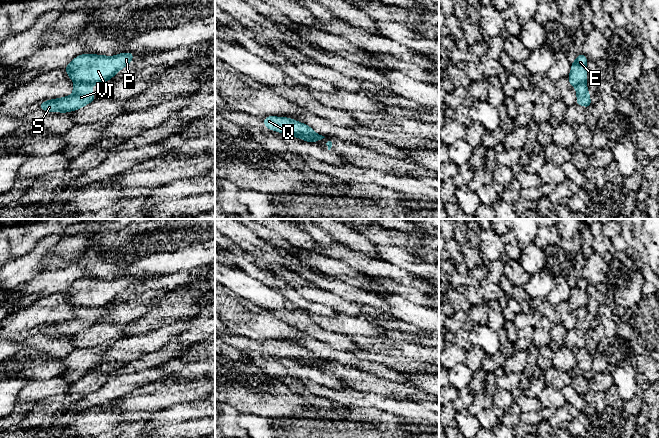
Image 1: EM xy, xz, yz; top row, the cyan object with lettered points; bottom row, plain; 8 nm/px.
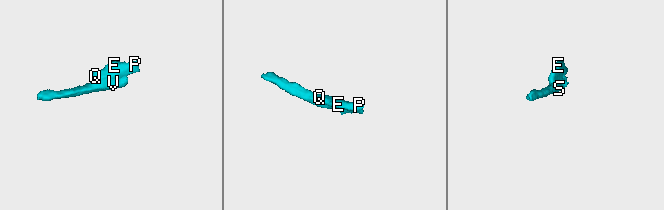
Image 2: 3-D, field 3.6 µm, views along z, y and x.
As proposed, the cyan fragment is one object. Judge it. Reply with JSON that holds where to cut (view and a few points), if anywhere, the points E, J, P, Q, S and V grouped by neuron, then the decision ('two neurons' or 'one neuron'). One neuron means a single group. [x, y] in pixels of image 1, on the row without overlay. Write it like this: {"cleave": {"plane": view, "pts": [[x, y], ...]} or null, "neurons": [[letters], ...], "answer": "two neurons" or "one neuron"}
{"cleave": {"plane": "xz", "pts": [[300, 360], [312, 360], [316, 364]]}, "neurons": [["E", "J", "P", "Q"], ["S", "V"]], "answer": "two neurons"}

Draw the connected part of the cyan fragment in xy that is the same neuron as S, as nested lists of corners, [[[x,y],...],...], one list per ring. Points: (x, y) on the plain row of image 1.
[[[76,307],[73,310],[72,319],[41,326],[39,334],[45,334],[49,337],[66,337],[83,332],[93,324],[97,324],[97,320],[93,319],[92,309],[91,307]]]

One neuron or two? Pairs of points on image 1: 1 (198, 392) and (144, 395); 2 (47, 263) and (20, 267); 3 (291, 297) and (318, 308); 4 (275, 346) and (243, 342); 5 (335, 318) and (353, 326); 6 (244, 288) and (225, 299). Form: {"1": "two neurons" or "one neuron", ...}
{"1": "one neuron", "2": "two neurons", "3": "one neuron", "4": "one neuron", "5": "one neuron", "6": "two neurons"}

